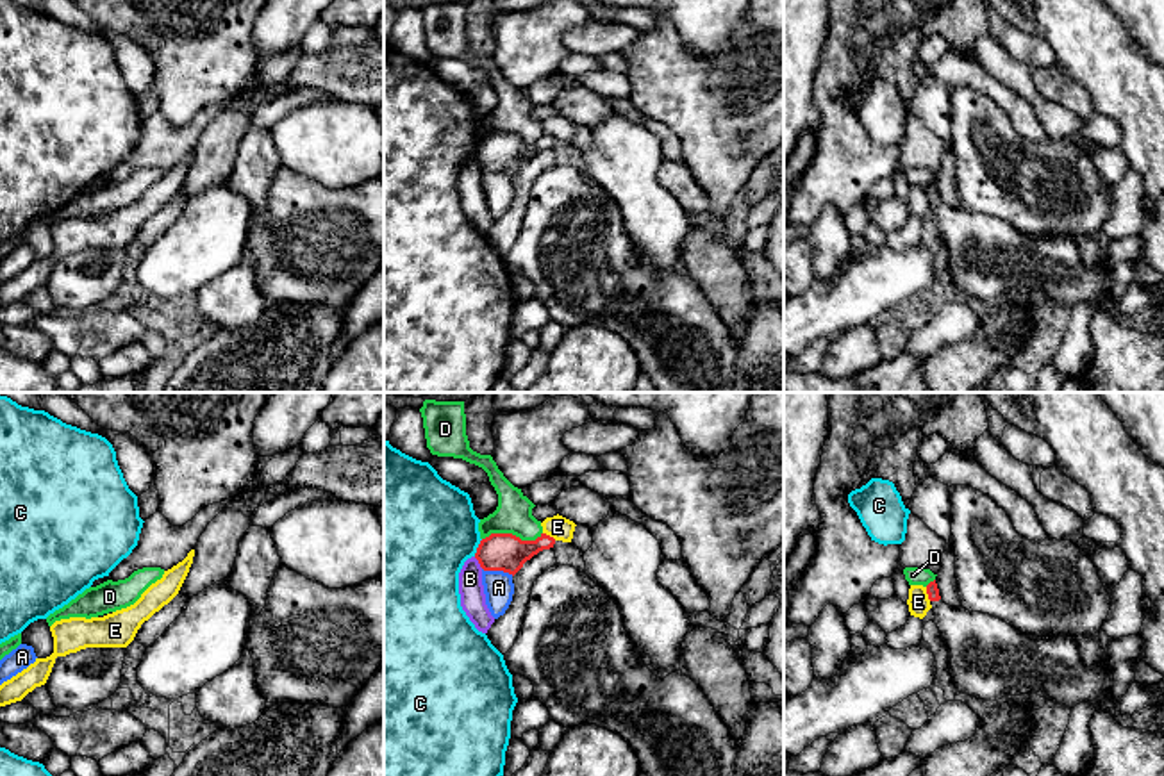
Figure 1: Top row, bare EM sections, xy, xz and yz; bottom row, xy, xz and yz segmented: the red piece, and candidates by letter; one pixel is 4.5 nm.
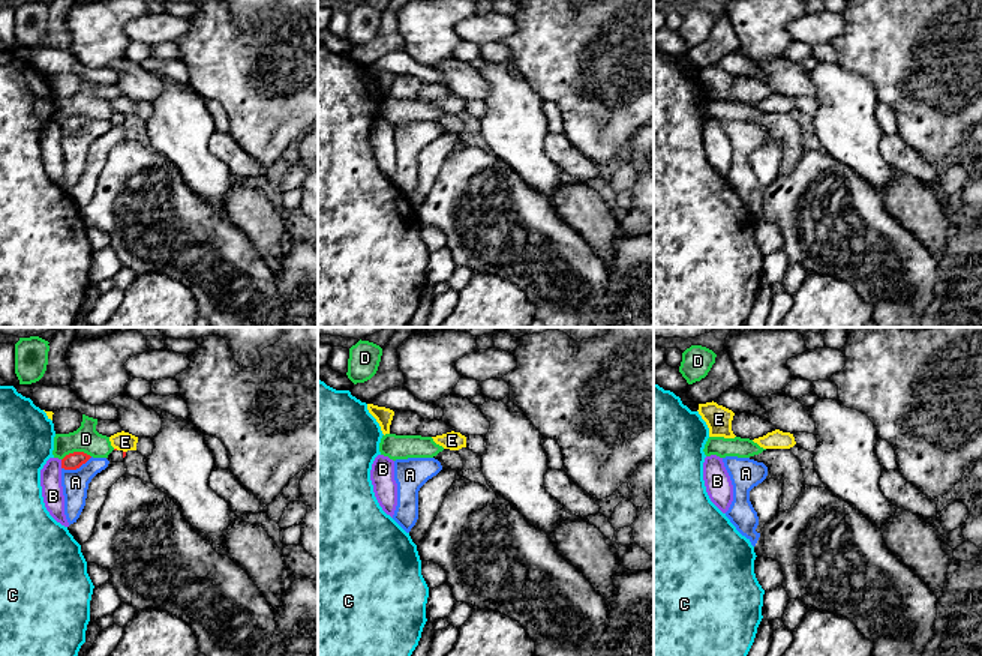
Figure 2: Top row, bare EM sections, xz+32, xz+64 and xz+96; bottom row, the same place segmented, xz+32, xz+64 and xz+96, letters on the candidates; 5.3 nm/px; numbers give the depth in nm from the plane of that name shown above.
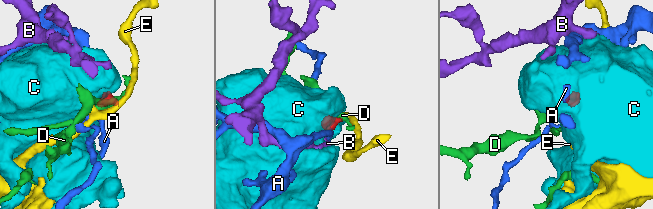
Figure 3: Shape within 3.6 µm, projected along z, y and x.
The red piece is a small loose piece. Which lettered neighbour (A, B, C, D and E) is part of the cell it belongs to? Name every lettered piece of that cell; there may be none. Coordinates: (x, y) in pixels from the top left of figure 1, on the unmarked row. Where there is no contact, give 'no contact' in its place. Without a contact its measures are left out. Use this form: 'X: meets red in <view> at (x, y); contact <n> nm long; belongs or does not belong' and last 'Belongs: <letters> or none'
A: meets red in xz at (498, 170); contact 150 nm long; does not belong
B: meets red in xz at (479, 163); contact 70 nm long; does not belong
C: meets red in xz at (477, 148); contact 90 nm long; does not belong
D: meets red in xz at (511, 134); contact 280 nm long; does not belong
E: meets red in yz at (927, 193); contact 70 nm long; does not belong
Belongs: none

